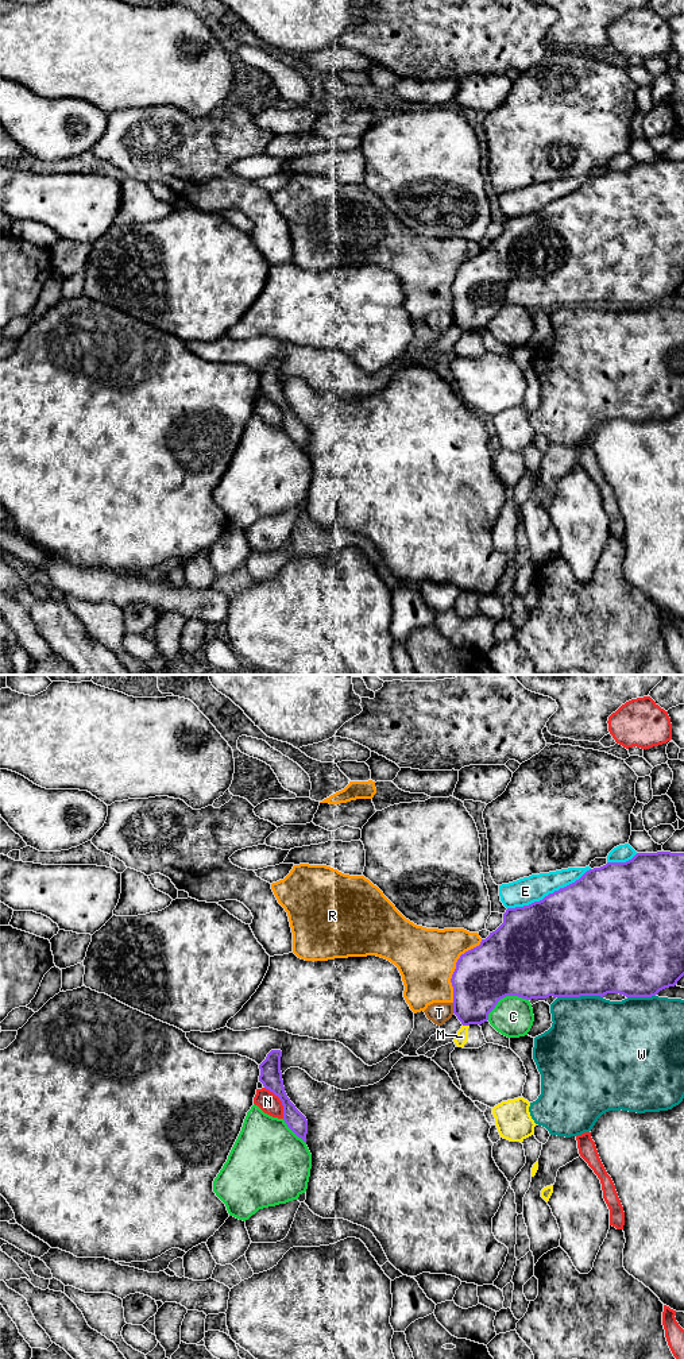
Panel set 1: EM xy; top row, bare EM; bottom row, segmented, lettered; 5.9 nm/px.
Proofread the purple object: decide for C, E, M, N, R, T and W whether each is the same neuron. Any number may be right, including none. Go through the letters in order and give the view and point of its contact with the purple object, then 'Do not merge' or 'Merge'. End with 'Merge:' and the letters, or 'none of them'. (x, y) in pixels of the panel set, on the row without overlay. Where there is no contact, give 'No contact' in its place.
C: Touches purple at xy (503, 305). Do not merge
E: Touches purple at xy (549, 203). Do not merge
M: Touches purple at xy (466, 334). Do not merge
N: Touches purple at xy (281, 409). Do not merge
R: Touches purple at xy (456, 277). Do not merge
T: Touches purple at xy (453, 317). Do not merge
W: Touches purple at xy (579, 305). Do not merge
Merge: none of them

